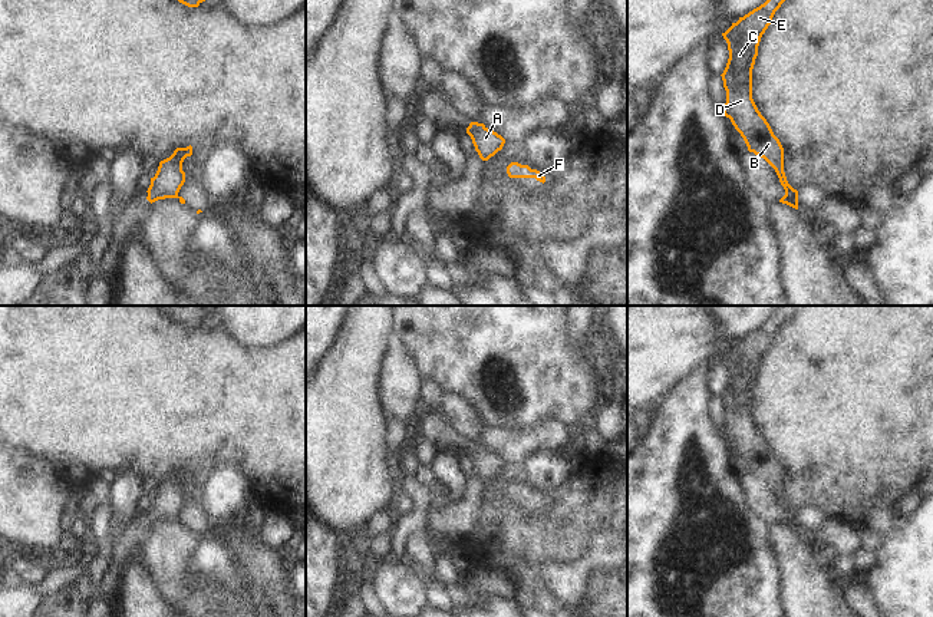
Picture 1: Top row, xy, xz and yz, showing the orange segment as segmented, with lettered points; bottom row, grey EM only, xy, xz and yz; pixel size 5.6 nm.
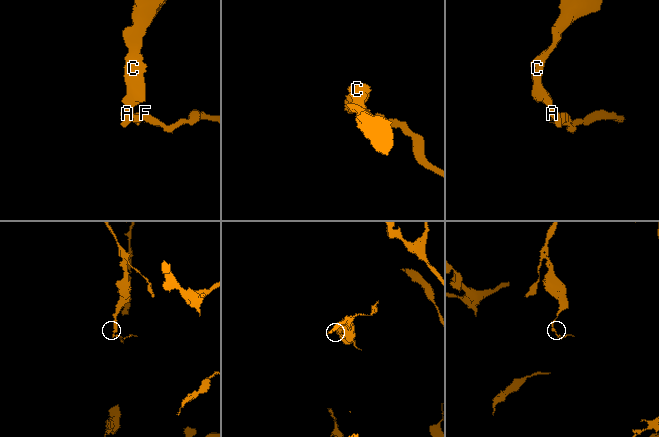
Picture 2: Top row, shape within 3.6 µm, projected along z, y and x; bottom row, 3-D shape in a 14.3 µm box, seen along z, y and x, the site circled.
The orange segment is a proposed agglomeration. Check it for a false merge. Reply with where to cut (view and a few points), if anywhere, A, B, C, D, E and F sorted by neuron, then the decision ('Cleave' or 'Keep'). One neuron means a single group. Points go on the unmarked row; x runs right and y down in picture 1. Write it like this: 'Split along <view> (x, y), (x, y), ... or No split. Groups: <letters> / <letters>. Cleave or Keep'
Split along yz (784, 508), (791, 512), (795, 511). Groups: A B C D E / F. Cleave

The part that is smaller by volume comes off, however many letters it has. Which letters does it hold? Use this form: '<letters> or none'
F

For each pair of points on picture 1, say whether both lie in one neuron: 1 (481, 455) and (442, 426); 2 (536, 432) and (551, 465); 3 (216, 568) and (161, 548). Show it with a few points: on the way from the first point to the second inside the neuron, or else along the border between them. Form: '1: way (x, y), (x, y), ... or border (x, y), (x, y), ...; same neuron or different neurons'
1: way (471, 449), (460, 445), (451, 436); same neuron
2: border (559, 449), (540, 448), (521, 462); different neurons
3: border (197, 535), (197, 544), (187, 570), (194, 593); different neurons

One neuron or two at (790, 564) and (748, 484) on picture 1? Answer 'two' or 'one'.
two

